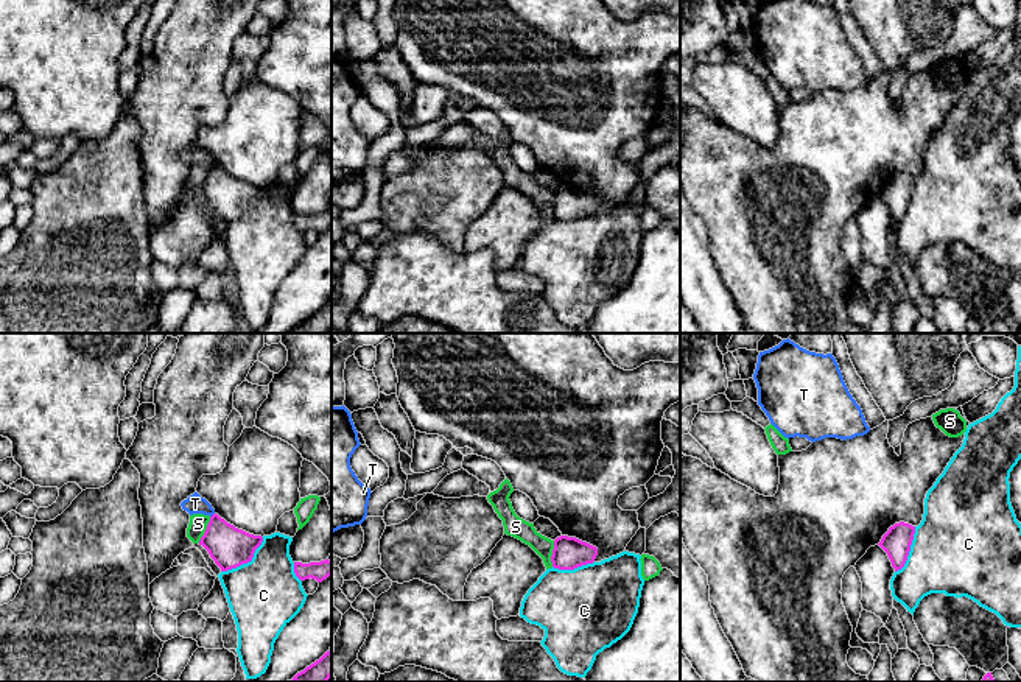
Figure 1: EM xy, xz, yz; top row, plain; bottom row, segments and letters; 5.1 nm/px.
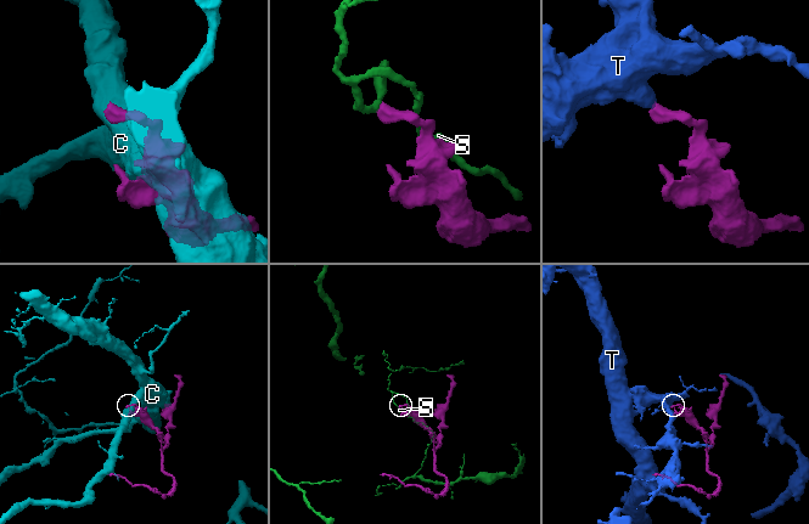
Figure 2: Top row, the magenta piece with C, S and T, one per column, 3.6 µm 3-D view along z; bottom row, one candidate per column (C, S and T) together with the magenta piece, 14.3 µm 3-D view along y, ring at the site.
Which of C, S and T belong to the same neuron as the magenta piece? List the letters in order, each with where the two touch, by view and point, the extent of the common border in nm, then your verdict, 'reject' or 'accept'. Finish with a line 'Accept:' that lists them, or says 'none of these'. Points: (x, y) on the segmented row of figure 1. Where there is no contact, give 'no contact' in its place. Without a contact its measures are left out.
C: xy (246, 562) | 280 nm | reject
S: xy (206, 530) | 150 nm | reject
T: xy (212, 516) | 40 nm | reject
Accept: none of these

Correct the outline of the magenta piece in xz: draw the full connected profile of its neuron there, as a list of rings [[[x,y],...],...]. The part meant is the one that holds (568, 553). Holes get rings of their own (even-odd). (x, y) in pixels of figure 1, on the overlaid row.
[[[560,536],[554,540],[551,562],[559,570],[574,570],[593,564],[598,548],[576,537]]]

